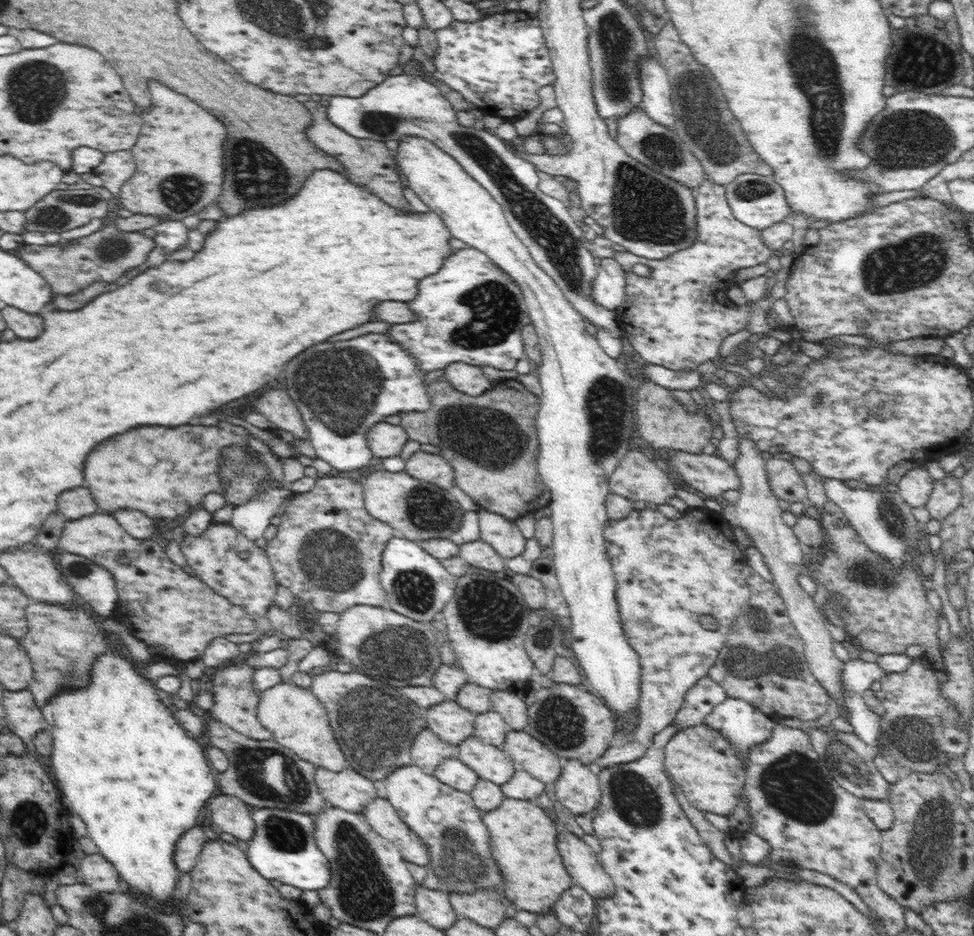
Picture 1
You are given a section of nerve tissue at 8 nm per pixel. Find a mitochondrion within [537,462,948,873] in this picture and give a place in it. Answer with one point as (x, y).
(759, 651)

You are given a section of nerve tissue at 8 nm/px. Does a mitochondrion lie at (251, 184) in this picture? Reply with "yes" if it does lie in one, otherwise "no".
yes

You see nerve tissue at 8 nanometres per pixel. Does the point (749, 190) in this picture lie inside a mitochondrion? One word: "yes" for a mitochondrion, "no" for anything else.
yes

